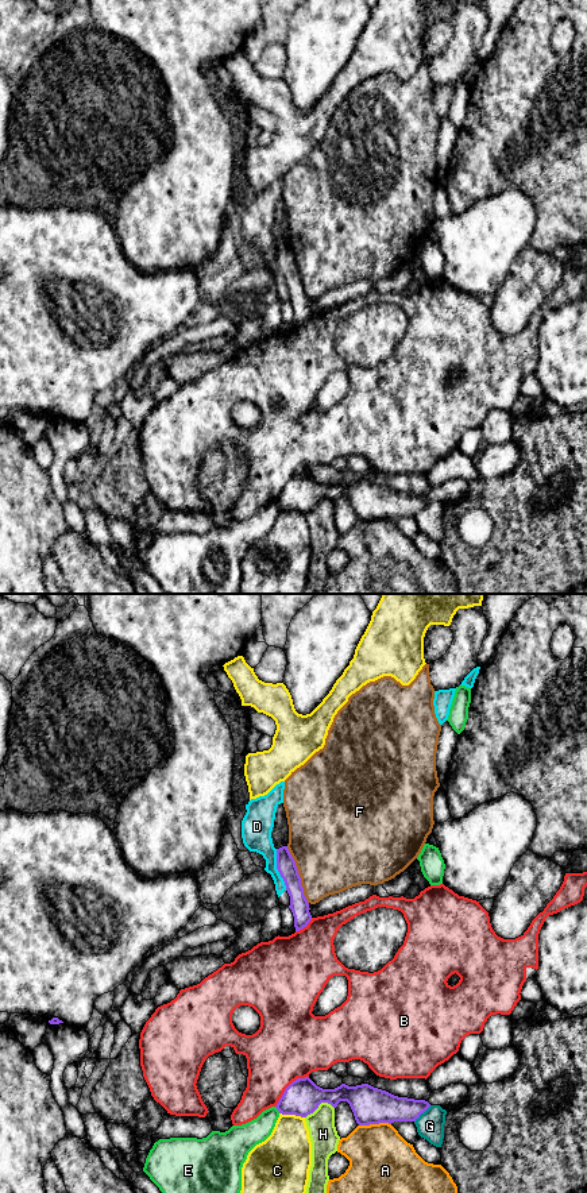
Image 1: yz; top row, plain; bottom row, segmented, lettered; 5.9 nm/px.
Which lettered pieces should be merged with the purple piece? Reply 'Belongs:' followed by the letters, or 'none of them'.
Belongs: none of them

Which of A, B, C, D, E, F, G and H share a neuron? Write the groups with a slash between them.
A / B / C / D / E / F / G / H

